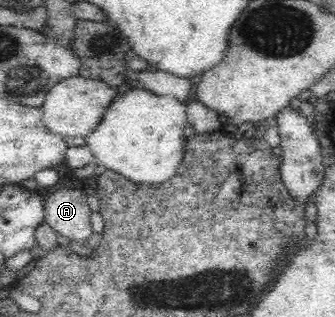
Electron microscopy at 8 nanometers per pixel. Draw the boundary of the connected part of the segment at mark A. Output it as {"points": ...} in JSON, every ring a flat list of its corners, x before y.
{"points":[[80,189,50,190,46,199,46,223,59,235,85,245,94,234,87,204,88,192]]}

